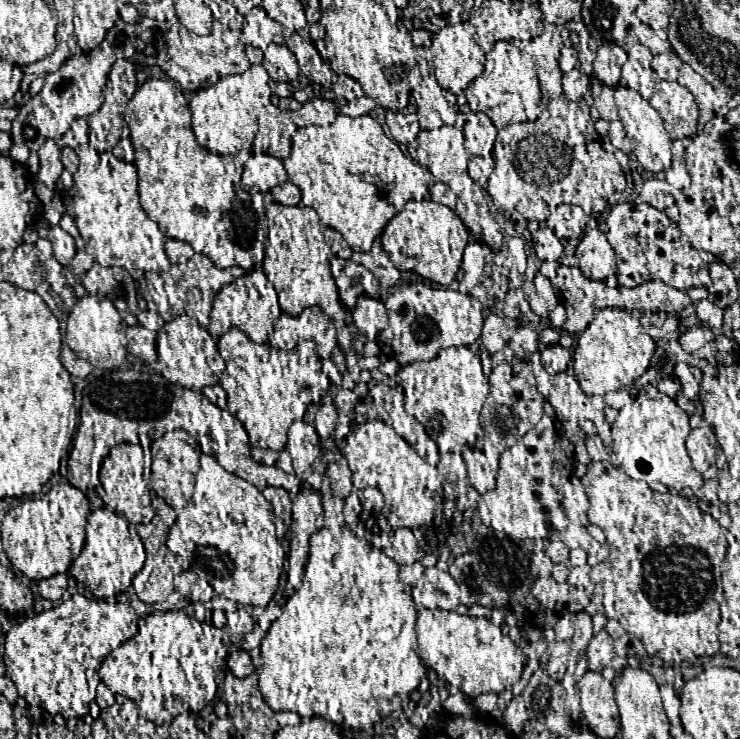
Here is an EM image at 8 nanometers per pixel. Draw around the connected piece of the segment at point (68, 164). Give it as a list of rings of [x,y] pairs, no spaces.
[[[63,147],[61,149],[61,163],[63,163],[63,167],[67,169],[67,171],[75,171],[77,169],[77,157],[75,157],[75,153],[69,149],[69,147]]]

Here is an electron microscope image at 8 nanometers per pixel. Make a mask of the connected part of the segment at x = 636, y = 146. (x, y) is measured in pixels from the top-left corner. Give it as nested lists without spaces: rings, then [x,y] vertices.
[[[625,87],[615,89],[615,107],[617,107],[619,121],[623,125],[623,131],[633,145],[633,155],[637,157],[637,163],[649,173],[659,173],[663,169],[669,169],[671,167],[671,141],[667,139],[659,113],[641,95]]]

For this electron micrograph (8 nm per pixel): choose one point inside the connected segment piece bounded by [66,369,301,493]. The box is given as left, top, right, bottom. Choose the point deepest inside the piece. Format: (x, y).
(126, 406)

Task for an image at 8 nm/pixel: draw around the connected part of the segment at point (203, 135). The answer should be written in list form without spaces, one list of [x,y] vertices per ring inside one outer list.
[[[251,65],[251,69],[241,75],[229,75],[215,85],[199,89],[189,101],[191,133],[195,135],[195,141],[217,155],[237,155],[251,149],[257,113],[271,103],[271,95],[273,83],[261,65]]]

